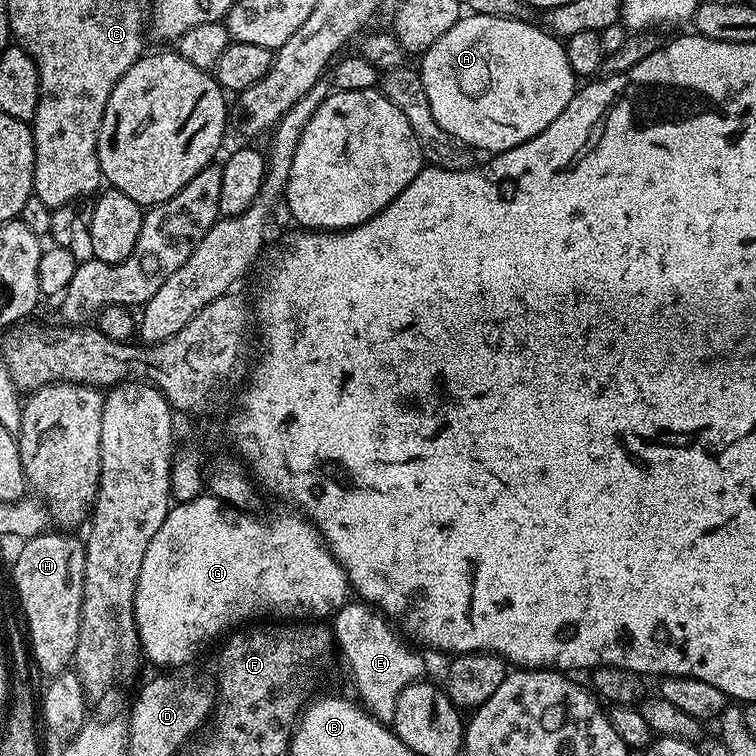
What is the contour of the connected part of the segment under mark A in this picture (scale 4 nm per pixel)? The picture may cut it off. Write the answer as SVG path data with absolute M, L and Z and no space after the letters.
M489 16L486 22L476 23L480 24L461 22L453 31L442 34L442 38L438 38L438 42L434 42L434 46L427 48L419 57L418 71L422 78L422 86L426 86L426 98L430 98L430 114L434 114L434 122L438 122L438 126L442 126L442 130L446 130L446 134L450 134L461 144L467 144L469 148L479 150L481 153L484 151L488 152L487 154L495 154L510 150L514 146L542 134L542 130L546 130L546 126L550 126L550 122L554 122L554 118L558 118L558 114L562 114L562 110L566 110L570 98L578 91L578 77L566 58L564 44L541 25L540 29L538 25L532 24L533 22L518 20L515 16Z

